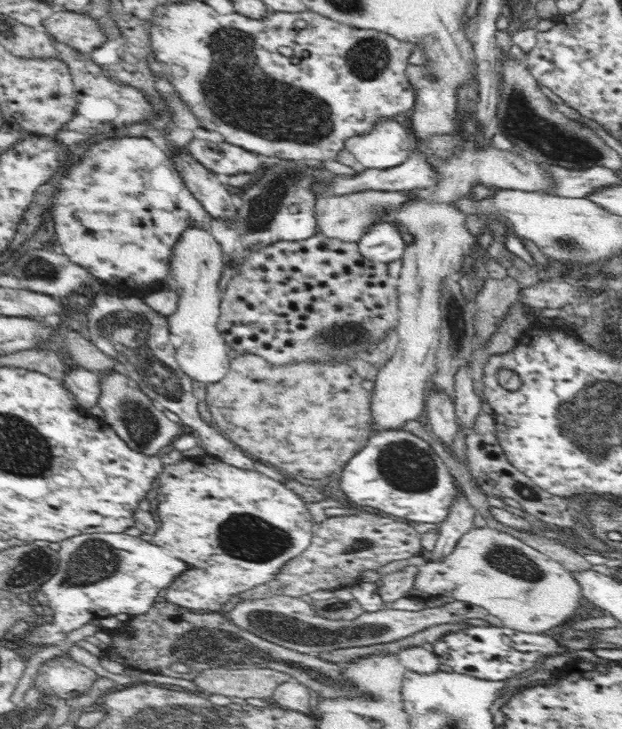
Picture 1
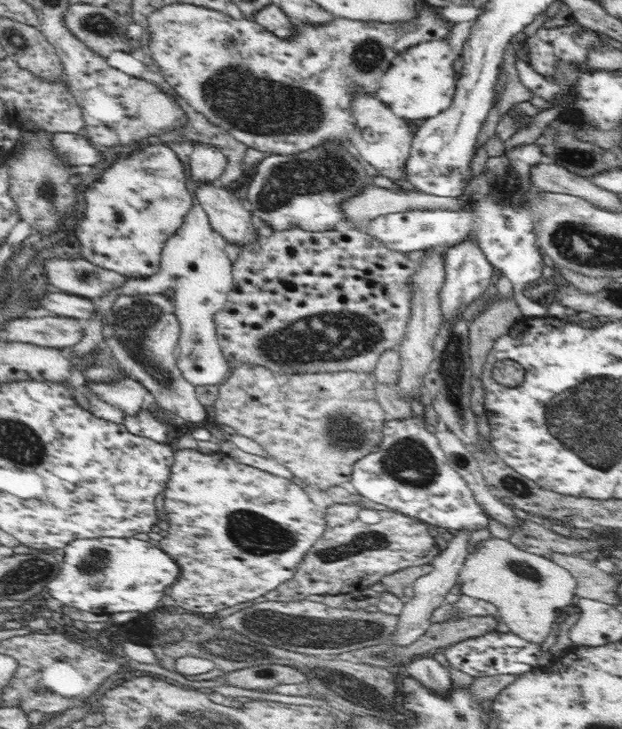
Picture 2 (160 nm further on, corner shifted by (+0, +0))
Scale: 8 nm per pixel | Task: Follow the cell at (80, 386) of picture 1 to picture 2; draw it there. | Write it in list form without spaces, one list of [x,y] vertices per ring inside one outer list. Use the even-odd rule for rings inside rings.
[[[130,377],[114,380],[109,383],[95,383],[86,381],[92,393],[96,393],[100,400],[124,411],[125,414],[136,416],[138,410],[144,408],[144,396],[148,389]]]

